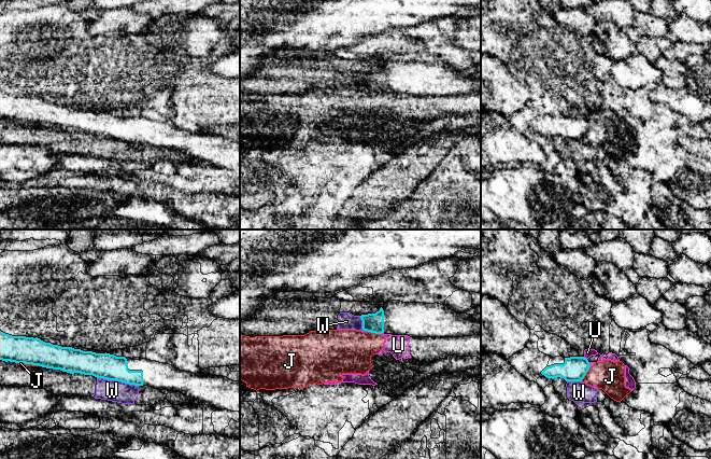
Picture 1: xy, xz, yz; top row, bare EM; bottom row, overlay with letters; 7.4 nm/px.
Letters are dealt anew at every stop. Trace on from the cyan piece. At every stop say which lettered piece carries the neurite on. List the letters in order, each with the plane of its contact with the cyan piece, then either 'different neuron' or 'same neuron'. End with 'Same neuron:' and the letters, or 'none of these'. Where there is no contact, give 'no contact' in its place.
J: meets cyan in yz; different neuron
U: meets cyan in yz; different neuron
W: meets cyan in xy; different neuron
Same neuron: none of these

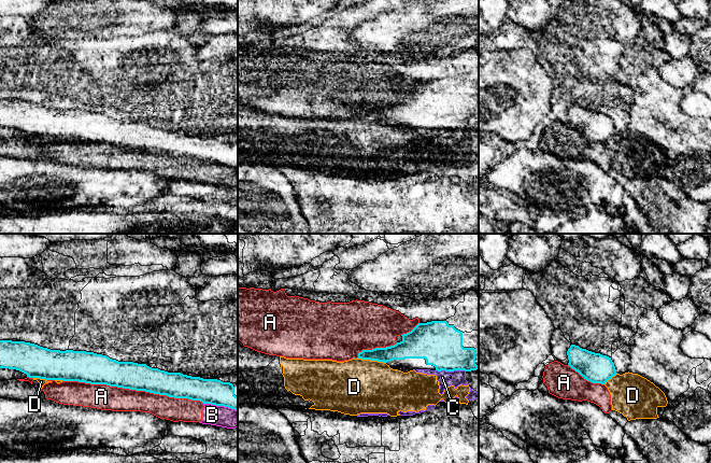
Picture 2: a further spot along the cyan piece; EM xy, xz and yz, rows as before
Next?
A: meets cyan in xy; different neuron
B: meets cyan in xy; different neuron
C: meets cyan in xz; different neuron
D: meets cyan in xz; different neuron
Same neuron: none of these

